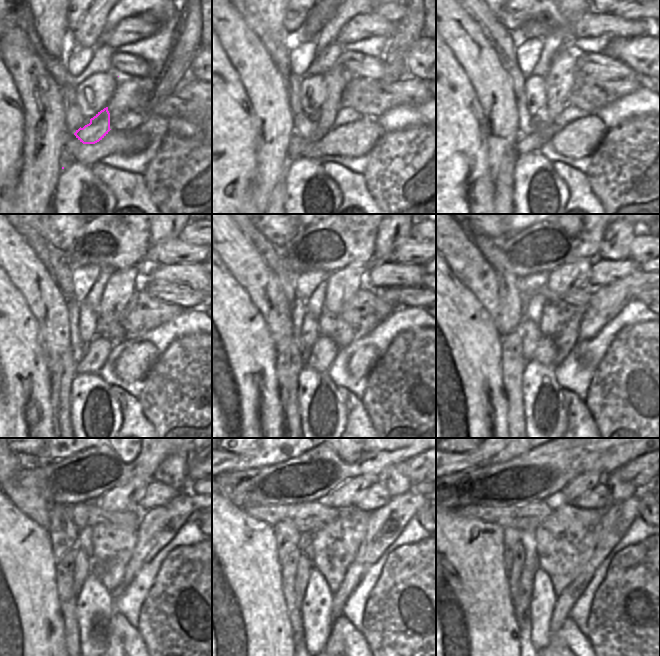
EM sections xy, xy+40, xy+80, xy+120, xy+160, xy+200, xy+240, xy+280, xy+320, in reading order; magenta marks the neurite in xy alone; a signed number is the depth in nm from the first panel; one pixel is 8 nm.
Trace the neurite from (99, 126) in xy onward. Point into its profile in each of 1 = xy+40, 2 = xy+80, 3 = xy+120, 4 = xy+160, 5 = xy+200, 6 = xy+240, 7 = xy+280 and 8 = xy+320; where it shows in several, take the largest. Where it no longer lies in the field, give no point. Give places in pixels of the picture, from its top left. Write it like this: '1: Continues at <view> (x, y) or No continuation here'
1: Continues at xy+40 (337, 79)
2: Continues at xy+80 (563, 71)
3: Continues at xy+120 (121, 284)
4: Continues at xy+160 (341, 285)
5: Continues at xy+200 (566, 277)
6: Continues at xy+240 (124, 498)
7: Continues at xy+280 (347, 494)
8: Continues at xy+320 (583, 483).

